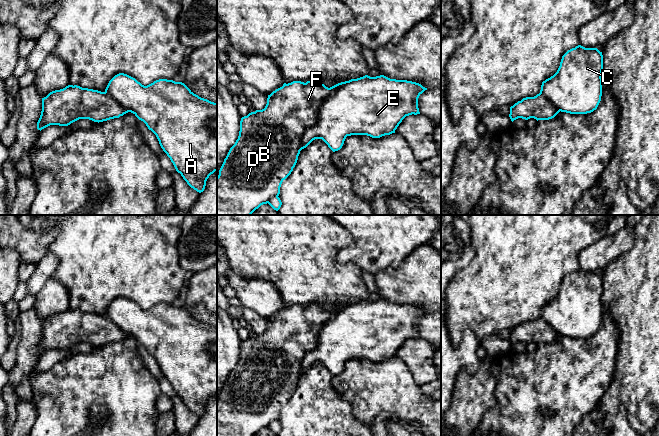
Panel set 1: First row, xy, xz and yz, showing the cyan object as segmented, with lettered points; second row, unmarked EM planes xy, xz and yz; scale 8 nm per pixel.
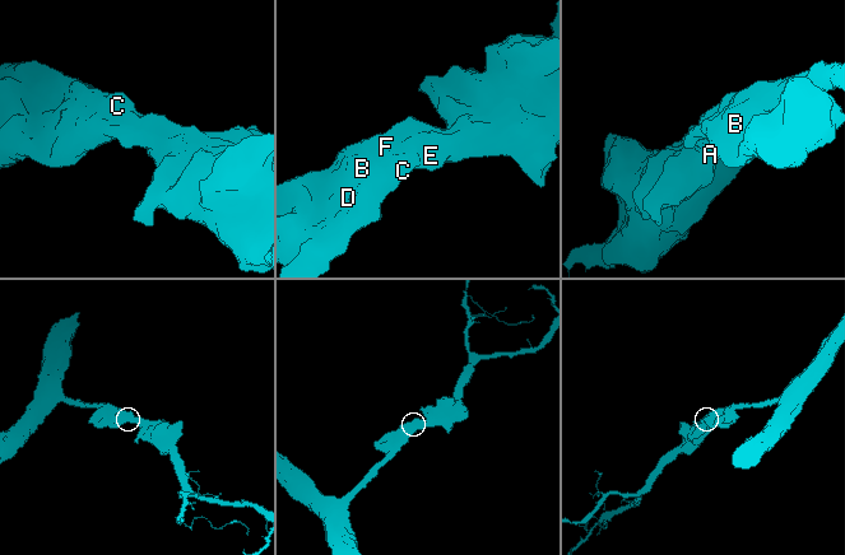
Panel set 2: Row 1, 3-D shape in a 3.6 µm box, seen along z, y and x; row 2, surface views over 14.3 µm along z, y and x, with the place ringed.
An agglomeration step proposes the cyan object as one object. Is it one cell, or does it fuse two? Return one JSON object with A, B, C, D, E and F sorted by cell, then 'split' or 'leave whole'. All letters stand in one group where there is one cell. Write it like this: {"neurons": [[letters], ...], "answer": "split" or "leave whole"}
{"neurons": [["A", "C", "E"], ["B", "D", "F"]], "answer": "split"}

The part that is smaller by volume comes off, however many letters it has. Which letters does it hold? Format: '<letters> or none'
B, D, F

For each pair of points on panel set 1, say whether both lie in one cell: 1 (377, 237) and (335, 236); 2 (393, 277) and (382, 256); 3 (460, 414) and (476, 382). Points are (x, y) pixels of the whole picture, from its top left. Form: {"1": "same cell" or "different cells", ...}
{"1": "different cells", "2": "different cells", "3": "same cell"}

